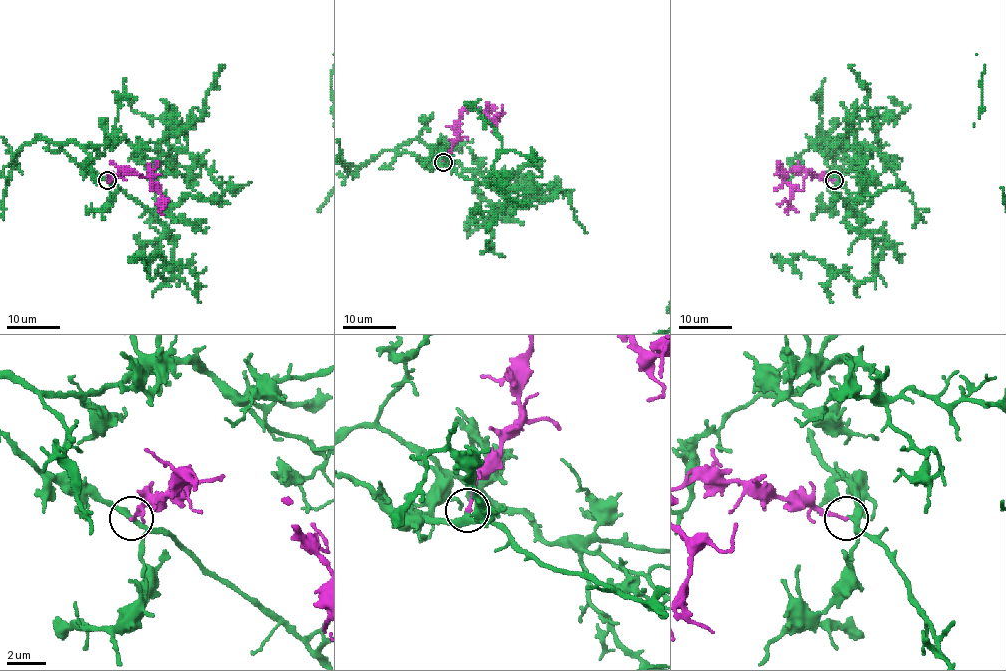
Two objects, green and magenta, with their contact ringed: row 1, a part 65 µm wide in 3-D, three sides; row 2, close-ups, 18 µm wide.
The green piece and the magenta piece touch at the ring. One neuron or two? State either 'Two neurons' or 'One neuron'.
One neuron

